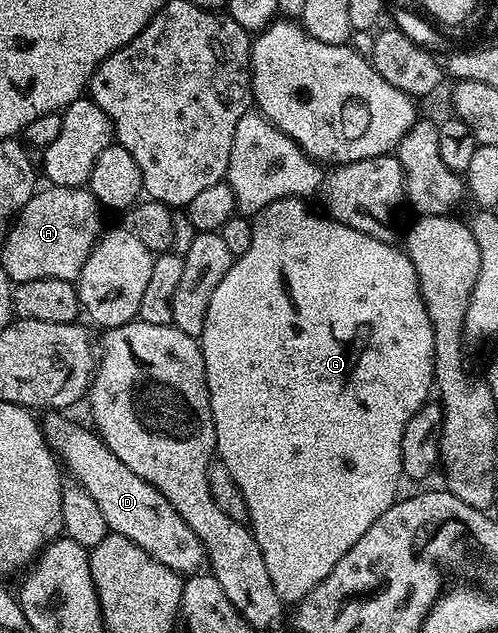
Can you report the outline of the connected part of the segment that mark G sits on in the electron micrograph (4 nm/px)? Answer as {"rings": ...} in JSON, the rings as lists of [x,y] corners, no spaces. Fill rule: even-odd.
{"rings":[[[282,198],[273,204],[269,204],[264,210],[259,211],[263,215],[261,220],[255,218],[252,221],[253,241],[249,243],[249,252],[238,255],[232,261],[229,272],[225,272],[225,280],[217,284],[217,289],[213,291],[213,300],[209,300],[209,312],[205,316],[205,328],[201,335],[201,345],[203,348],[203,359],[205,360],[205,372],[207,373],[207,390],[211,393],[211,411],[213,412],[213,424],[215,425],[215,452],[218,461],[229,468],[233,475],[233,480],[237,480],[237,488],[241,488],[241,496],[245,496],[245,504],[249,504],[249,516],[251,521],[249,529],[255,535],[257,544],[261,548],[261,556],[265,560],[265,568],[269,568],[269,580],[273,580],[273,588],[277,588],[277,596],[281,596],[284,604],[298,604],[302,598],[317,584],[337,568],[337,560],[365,536],[369,524],[381,516],[400,497],[399,482],[403,478],[403,465],[401,464],[401,432],[405,432],[405,424],[429,401],[433,394],[433,383],[435,380],[435,352],[434,352],[434,330],[433,324],[429,320],[429,312],[425,308],[425,300],[421,296],[421,288],[417,280],[417,272],[413,268],[413,260],[409,260],[406,249],[398,245],[382,242],[373,236],[365,236],[365,232],[357,232],[357,228],[349,228],[340,222],[334,222],[332,218],[311,214],[307,207],[308,203],[301,198]]]}

